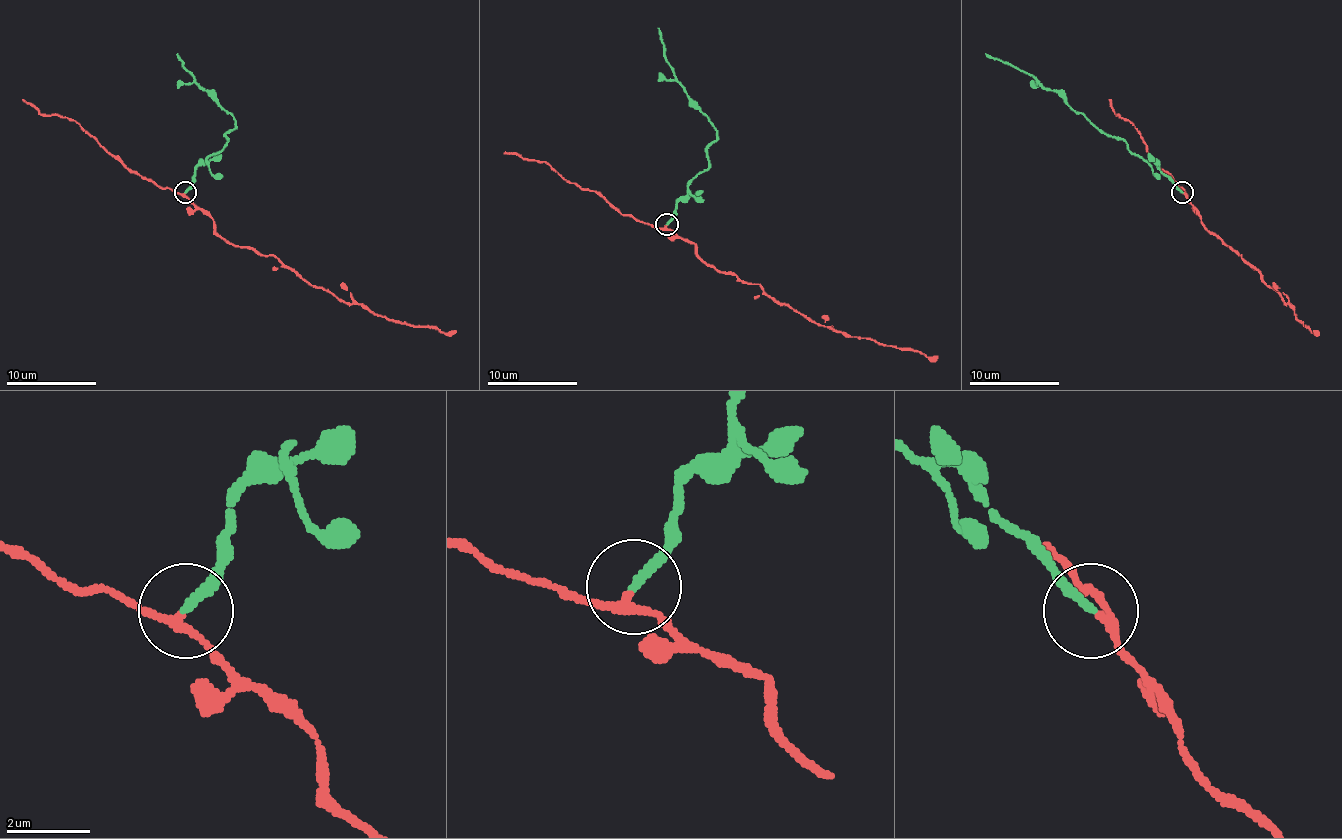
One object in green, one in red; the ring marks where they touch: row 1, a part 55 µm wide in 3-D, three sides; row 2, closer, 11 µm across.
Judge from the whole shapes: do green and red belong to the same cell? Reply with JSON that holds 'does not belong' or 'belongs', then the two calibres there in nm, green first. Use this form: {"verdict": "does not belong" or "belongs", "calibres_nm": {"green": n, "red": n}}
{"verdict": "does not belong", "calibres_nm": {"green": 220, "red": 180}}

